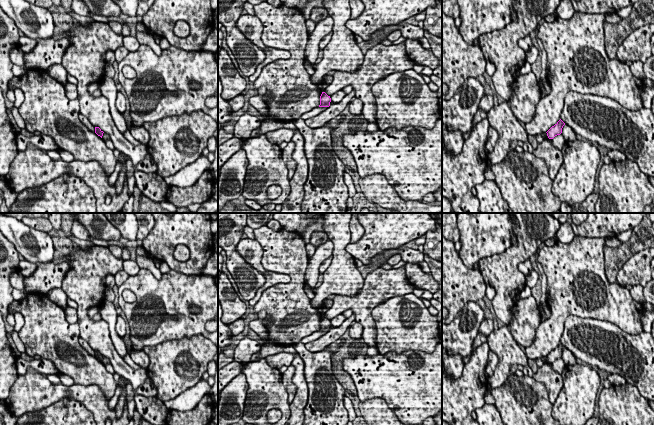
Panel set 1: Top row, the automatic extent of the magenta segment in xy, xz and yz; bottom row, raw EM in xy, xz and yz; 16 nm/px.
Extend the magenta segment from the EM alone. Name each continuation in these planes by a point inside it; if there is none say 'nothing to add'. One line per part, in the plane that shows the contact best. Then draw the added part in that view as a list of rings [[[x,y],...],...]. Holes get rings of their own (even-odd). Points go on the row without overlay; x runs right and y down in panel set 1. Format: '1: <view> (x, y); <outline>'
nothing to add

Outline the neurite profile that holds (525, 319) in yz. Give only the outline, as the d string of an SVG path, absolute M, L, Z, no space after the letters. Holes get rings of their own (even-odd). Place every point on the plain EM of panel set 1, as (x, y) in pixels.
M532 295L514 303L509 326L511 334L518 344L525 348L530 346L535 339L536 328L540 323L538 305Z

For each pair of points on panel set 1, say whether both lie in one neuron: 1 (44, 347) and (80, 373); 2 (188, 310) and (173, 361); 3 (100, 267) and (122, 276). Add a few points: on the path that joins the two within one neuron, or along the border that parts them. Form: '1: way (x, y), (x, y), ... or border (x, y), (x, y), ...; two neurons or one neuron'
1: way (53, 355), (57, 359), (71, 364); one neuron
2: border (202, 334), (169, 339), (156, 345); two neurons
3: border (122, 269), (114, 276); two neurons

